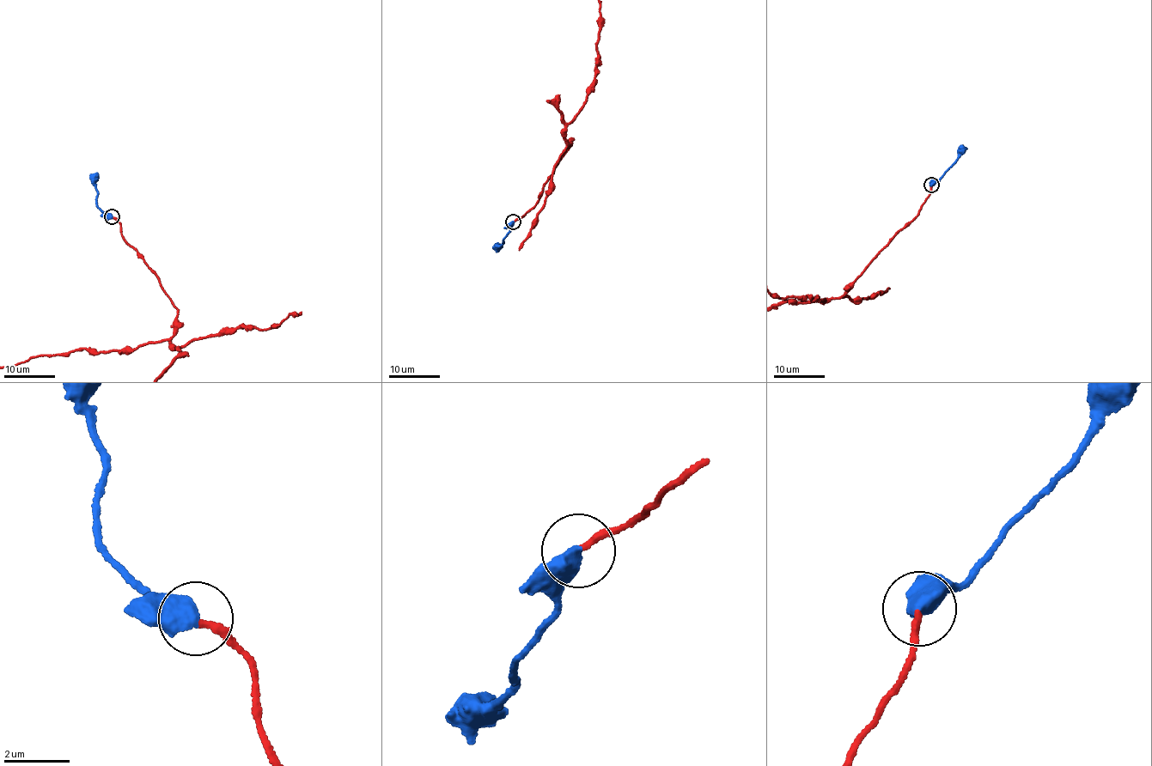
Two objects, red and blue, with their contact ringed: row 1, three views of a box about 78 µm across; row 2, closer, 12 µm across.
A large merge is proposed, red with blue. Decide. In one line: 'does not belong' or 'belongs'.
belongs

